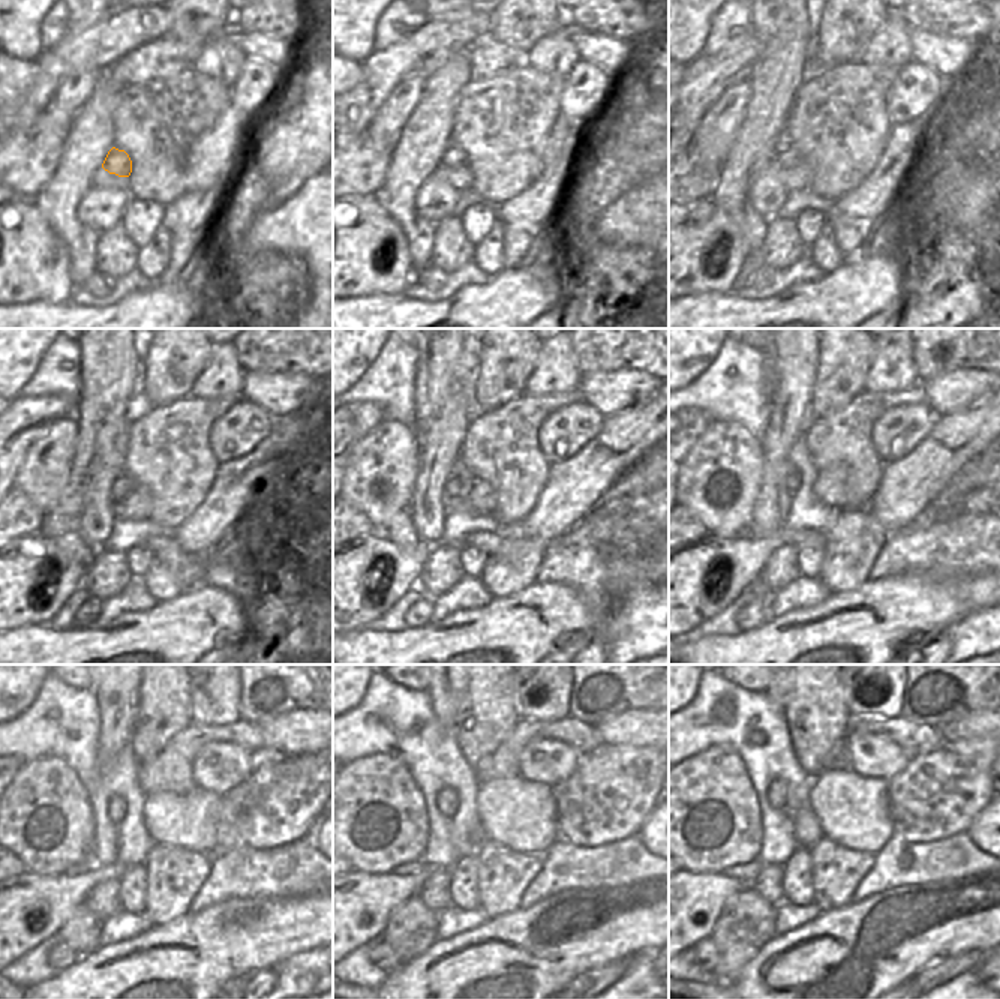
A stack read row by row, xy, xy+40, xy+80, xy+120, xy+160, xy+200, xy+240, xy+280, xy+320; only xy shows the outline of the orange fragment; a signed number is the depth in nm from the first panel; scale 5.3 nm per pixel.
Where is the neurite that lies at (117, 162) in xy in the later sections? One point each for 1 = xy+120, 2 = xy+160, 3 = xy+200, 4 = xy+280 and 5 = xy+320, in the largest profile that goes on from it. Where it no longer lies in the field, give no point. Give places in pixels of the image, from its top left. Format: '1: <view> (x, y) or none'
1: xy+120 (120, 488)
2: xy+160 (453, 489)
3: xy+200 (792, 480)
4: xy+280 (447, 801)
5: xy+320 (778, 789)

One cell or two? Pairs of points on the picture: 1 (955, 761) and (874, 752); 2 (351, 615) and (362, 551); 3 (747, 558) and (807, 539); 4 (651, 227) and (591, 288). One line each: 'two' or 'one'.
1: two
2: one
3: one
4: two

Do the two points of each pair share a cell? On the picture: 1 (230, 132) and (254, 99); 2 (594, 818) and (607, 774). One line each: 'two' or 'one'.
1: two
2: one

